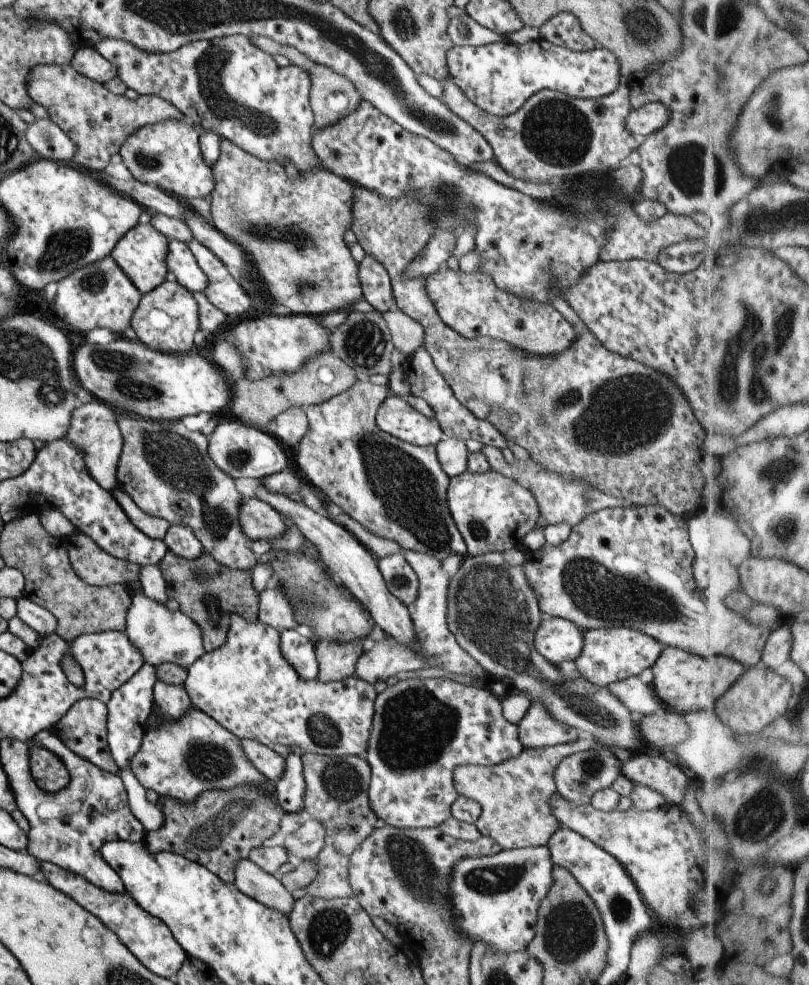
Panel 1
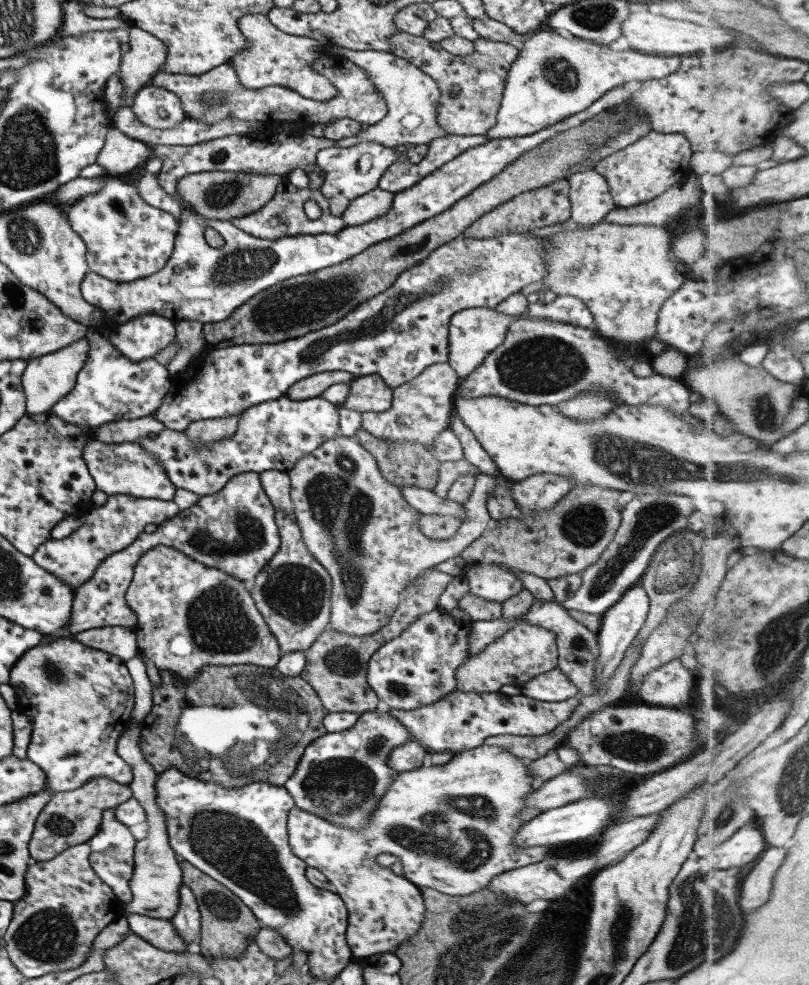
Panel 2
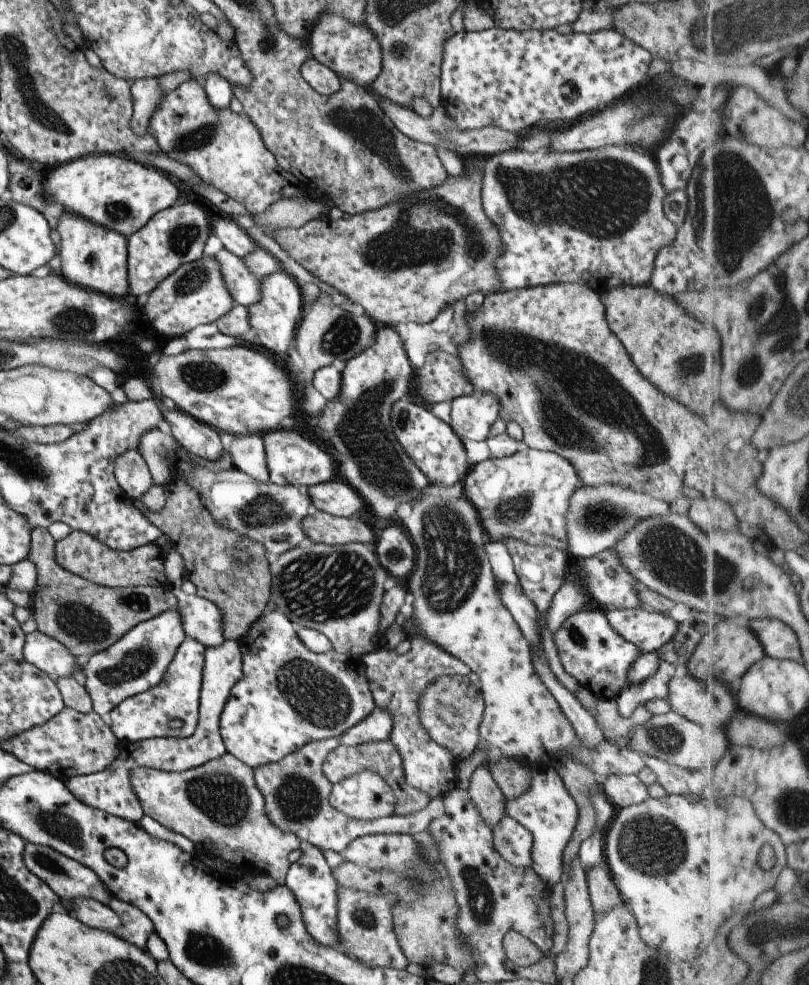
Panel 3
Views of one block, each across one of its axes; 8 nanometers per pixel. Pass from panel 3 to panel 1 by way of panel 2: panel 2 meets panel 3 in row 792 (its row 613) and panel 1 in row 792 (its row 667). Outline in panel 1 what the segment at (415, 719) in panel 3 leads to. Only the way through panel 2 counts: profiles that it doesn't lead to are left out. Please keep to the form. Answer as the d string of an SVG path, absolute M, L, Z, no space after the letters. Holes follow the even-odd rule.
M412 675L401 676L395 685L386 686L379 694L376 694L373 702L373 716L371 728L369 729L369 738L367 741L367 752L363 758L367 761L367 766L371 769L370 780L367 782L366 799L369 801L371 812L381 820L383 825L393 828L422 829L437 828L447 818L451 817L450 806L458 796L453 788L452 774L453 770L459 765L481 765L495 766L499 762L505 762L510 758L515 758L523 750L523 746L517 740L517 728L514 724L509 724L501 710L500 699L494 693L491 685L475 687L473 685L465 686L459 682L448 679L447 676L437 678L415 678Z

